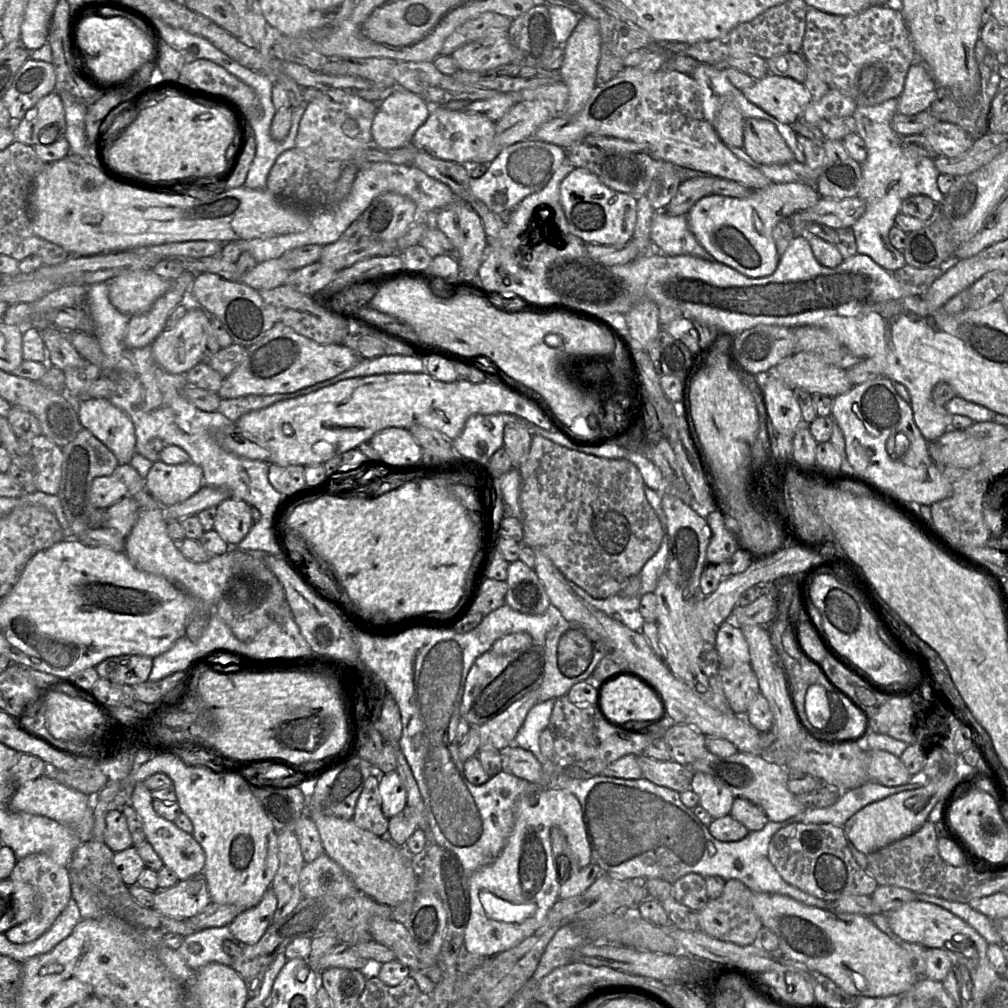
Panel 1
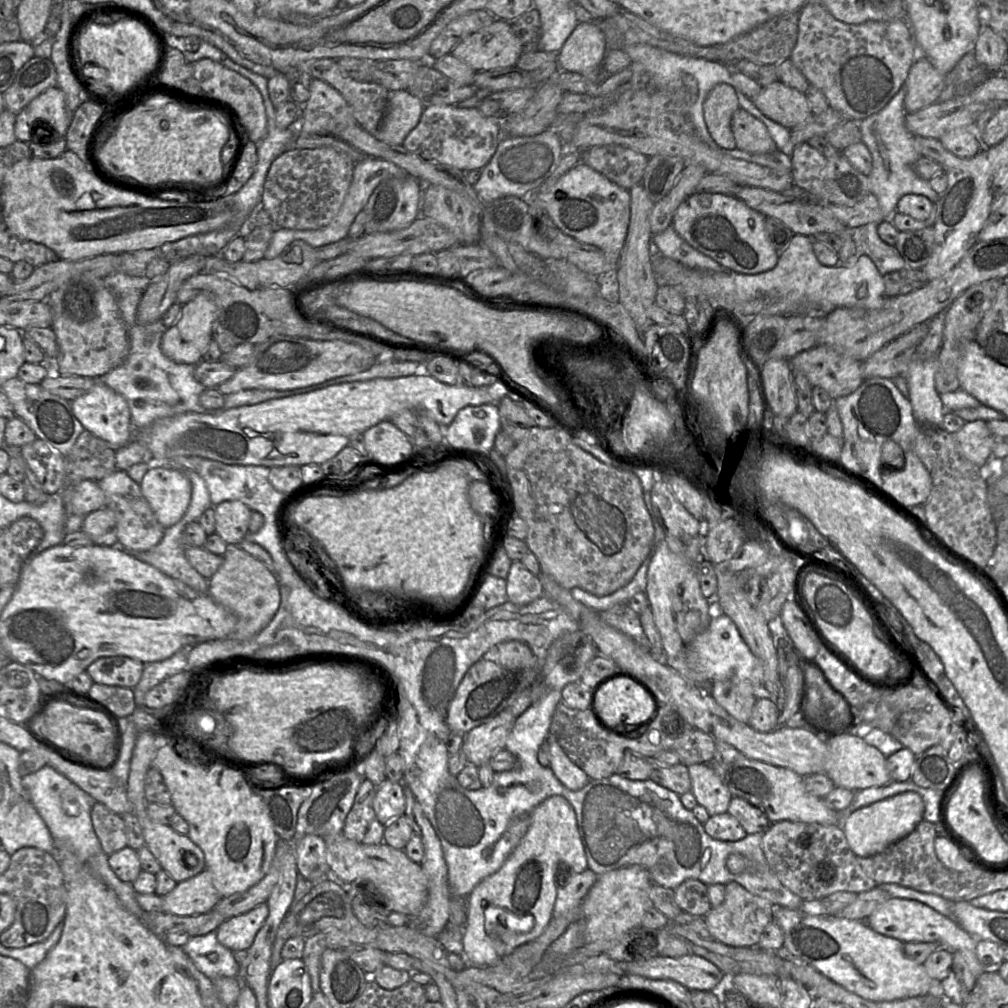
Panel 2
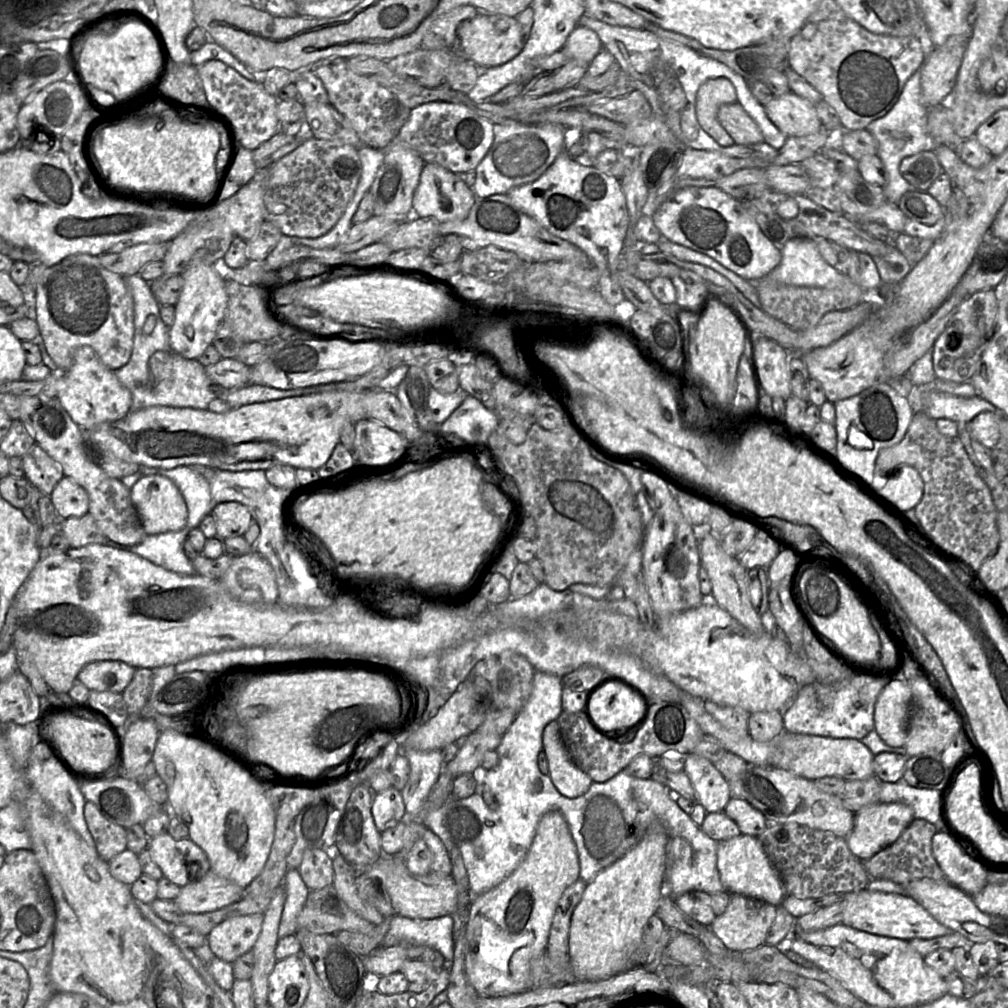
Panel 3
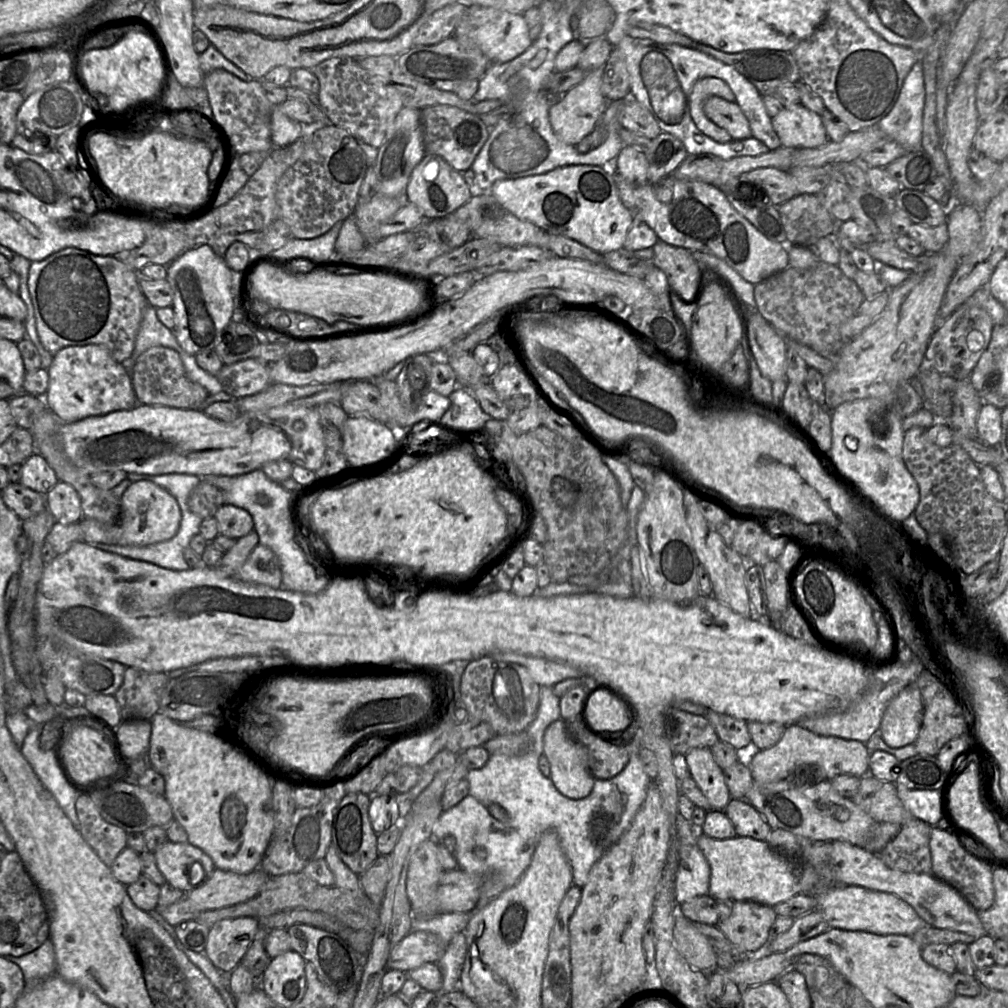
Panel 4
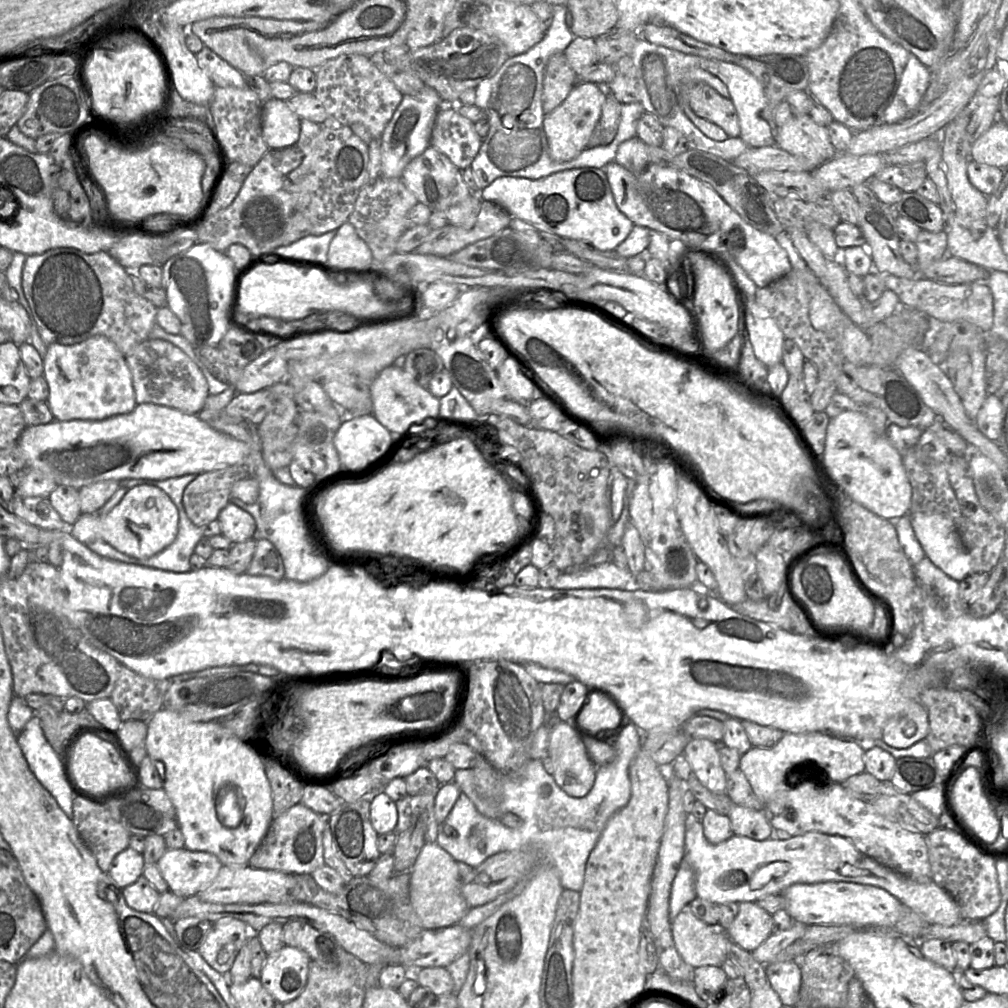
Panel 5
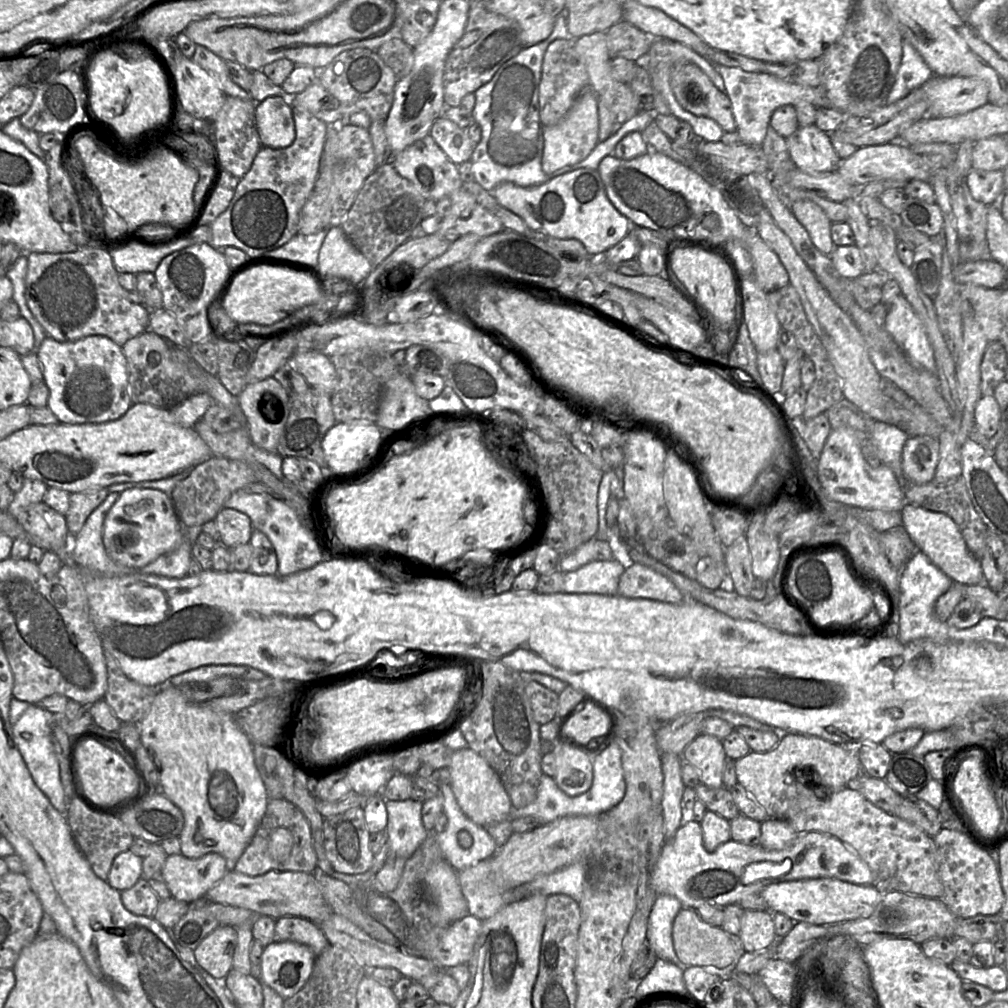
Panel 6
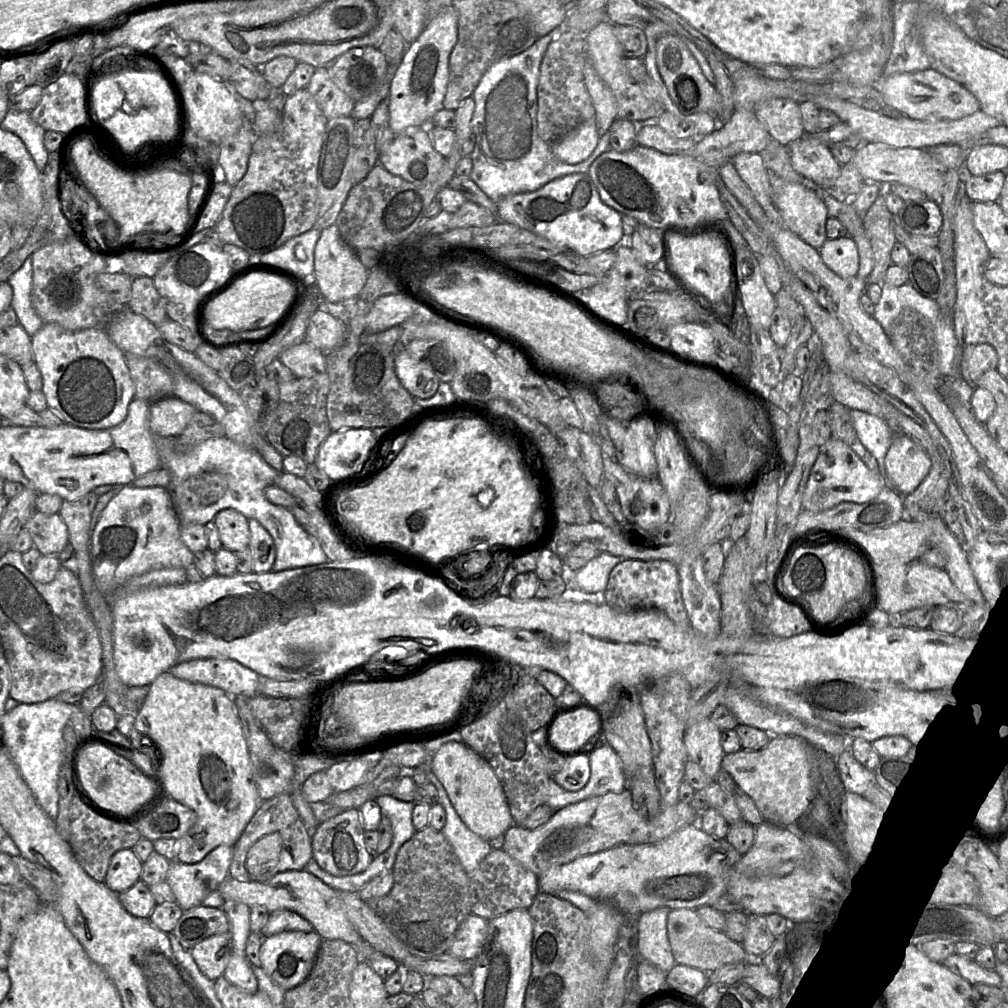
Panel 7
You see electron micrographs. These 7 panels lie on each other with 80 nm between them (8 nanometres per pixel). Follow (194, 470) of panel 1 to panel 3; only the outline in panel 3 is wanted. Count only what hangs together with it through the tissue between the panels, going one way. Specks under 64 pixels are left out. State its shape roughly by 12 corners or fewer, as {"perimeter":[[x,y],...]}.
{"perimeter":[[142,476],[130,497],[147,536],[181,530],[187,506],[177,486]]}

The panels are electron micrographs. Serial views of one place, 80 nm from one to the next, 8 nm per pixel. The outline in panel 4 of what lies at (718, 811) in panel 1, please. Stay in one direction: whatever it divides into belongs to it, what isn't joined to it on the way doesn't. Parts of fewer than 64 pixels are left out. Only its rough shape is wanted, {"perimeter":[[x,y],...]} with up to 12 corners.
{"perimeter":[[710,748],[684,756],[690,776],[712,810],[724,810],[731,795]]}

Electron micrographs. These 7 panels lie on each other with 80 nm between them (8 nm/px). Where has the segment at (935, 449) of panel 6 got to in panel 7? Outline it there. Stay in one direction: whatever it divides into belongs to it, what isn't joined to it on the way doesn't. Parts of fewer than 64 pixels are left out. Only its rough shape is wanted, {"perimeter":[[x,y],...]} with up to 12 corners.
{"perimeter":[[898,435],[885,467],[902,497],[928,476],[933,462],[913,439]]}

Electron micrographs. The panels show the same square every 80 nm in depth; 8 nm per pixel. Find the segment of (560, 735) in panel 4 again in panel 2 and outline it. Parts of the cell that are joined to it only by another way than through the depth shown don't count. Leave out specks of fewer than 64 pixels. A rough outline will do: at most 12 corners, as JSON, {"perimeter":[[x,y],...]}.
{"perimeter":[[549,732],[550,764],[569,790],[582,789],[587,774],[565,754]]}

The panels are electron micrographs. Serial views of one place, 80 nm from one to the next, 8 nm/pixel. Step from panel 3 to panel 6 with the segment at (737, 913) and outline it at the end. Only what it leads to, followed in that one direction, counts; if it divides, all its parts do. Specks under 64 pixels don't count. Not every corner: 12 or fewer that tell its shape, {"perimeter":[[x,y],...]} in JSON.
{"perimeter":[[744,910],[739,938],[746,952],[778,937],[773,913]]}

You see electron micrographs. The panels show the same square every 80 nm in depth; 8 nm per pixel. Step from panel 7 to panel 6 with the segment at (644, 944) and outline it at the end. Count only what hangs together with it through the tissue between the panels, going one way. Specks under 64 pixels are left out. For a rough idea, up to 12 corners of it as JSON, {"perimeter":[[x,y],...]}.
{"perimeter":[[657,895],[646,943],[657,958],[676,965],[672,929],[683,905]]}

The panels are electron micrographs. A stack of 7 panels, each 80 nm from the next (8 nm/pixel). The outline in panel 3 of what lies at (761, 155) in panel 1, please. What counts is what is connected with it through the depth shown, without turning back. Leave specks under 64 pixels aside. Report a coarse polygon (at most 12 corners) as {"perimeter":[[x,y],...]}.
{"perimeter":[[739,102],[721,105],[717,118],[735,144],[764,142]]}

